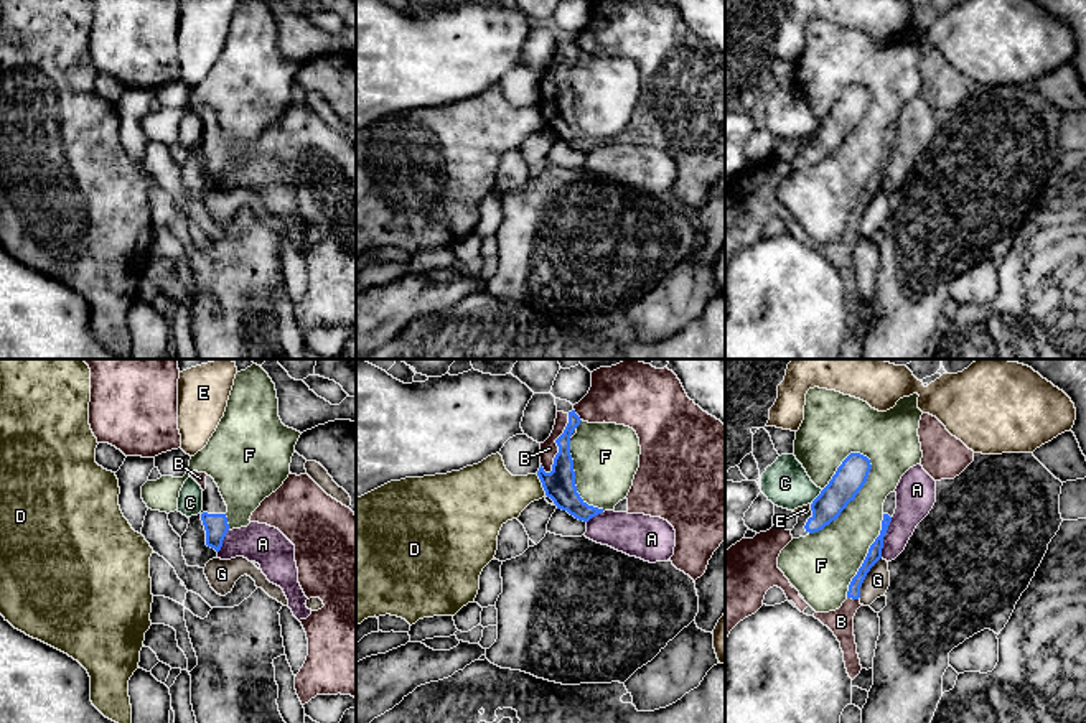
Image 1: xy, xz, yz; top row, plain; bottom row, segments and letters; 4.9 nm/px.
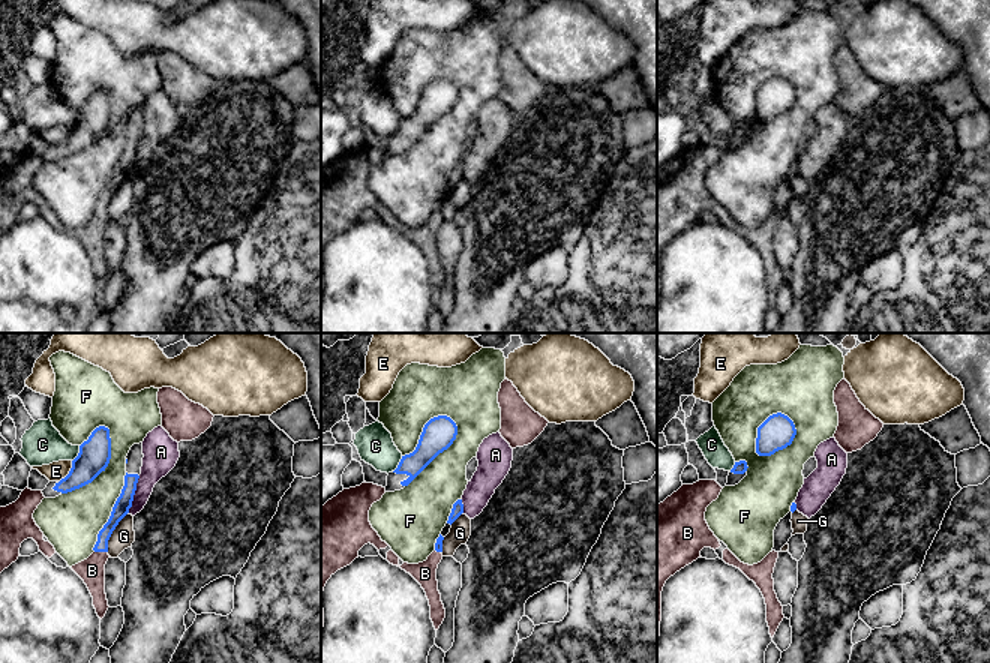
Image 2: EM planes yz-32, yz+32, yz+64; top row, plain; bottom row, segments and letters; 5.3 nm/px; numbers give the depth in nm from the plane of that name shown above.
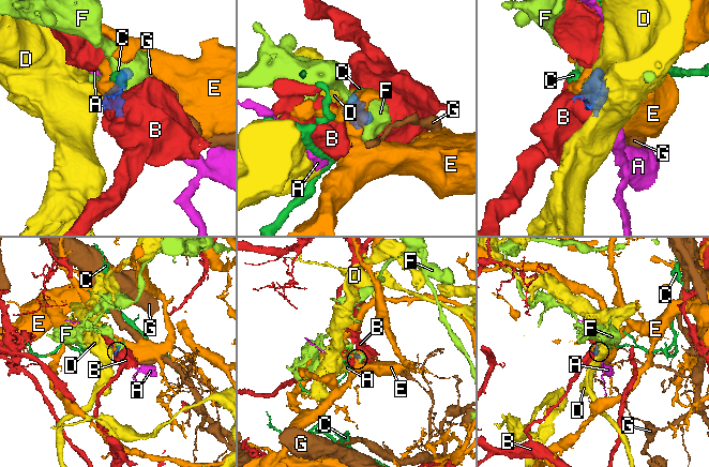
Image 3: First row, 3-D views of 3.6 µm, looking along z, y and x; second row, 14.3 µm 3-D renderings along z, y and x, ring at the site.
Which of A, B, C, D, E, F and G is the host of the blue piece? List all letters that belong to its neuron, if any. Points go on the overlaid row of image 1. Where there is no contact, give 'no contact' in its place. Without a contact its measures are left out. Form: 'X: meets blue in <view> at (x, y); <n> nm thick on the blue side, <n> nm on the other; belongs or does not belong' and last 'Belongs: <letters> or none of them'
A: meets blue in yz at (884, 536); 70 nm thick on the blue side, 190 nm on the other; does not belong
B: meets blue in xz at (557, 445); 160 nm thick on the blue side, 90 nm on the other; belongs
C: meets blue in yz at (816, 498); 150 nm thick on the blue side, 220 nm on the other; does not belong
D: meets blue in xz at (542, 485); 160 nm thick on the blue side, 280 nm on the other; does not belong
E: meets blue in yz at (811, 508); 150 nm thick on the blue side, 50 nm on the other; does not belong
F: meets blue in yz at (852, 499); 150 nm thick on the blue side, 260 nm on the other; does not belong
G: meets blue in yz at (864, 578); 70 nm thick on the blue side, 120 nm on the other; does not belong
Belongs: B

